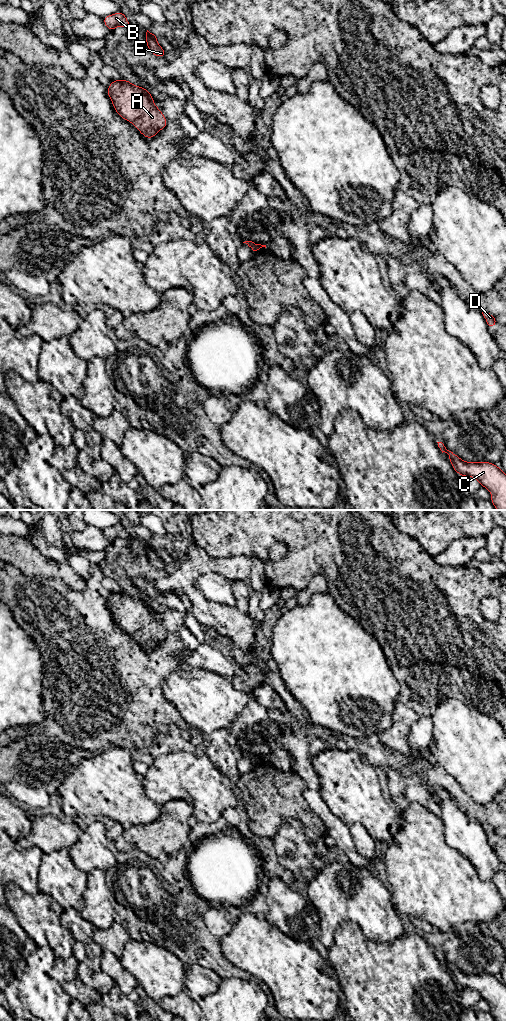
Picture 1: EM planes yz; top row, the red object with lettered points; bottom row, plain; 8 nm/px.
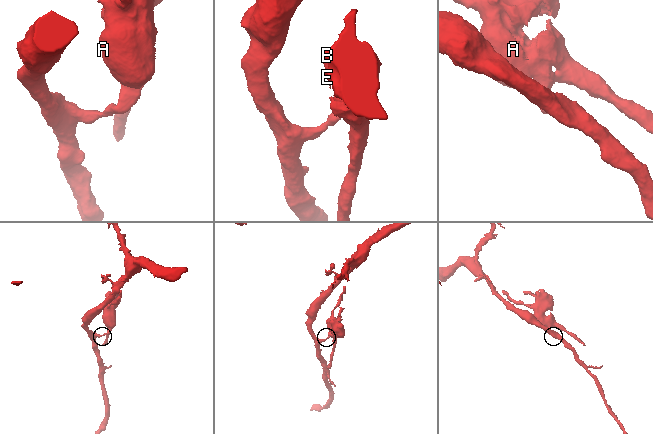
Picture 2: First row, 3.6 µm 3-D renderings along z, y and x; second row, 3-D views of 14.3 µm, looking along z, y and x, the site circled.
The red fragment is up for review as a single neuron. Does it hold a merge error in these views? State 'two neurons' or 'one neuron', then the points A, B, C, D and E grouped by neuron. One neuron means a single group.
two neurons; groups A B D E / C

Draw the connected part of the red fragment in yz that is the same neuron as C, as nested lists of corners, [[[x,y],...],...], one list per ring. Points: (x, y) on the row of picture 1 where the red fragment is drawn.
[[[437,442],[440,450],[448,454],[456,474],[476,478],[480,485],[491,493],[491,503],[497,510],[506,510],[506,474],[491,462],[466,462]]]

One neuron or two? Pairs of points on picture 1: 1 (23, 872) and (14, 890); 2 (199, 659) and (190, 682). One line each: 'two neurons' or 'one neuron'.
1: two neurons
2: two neurons

